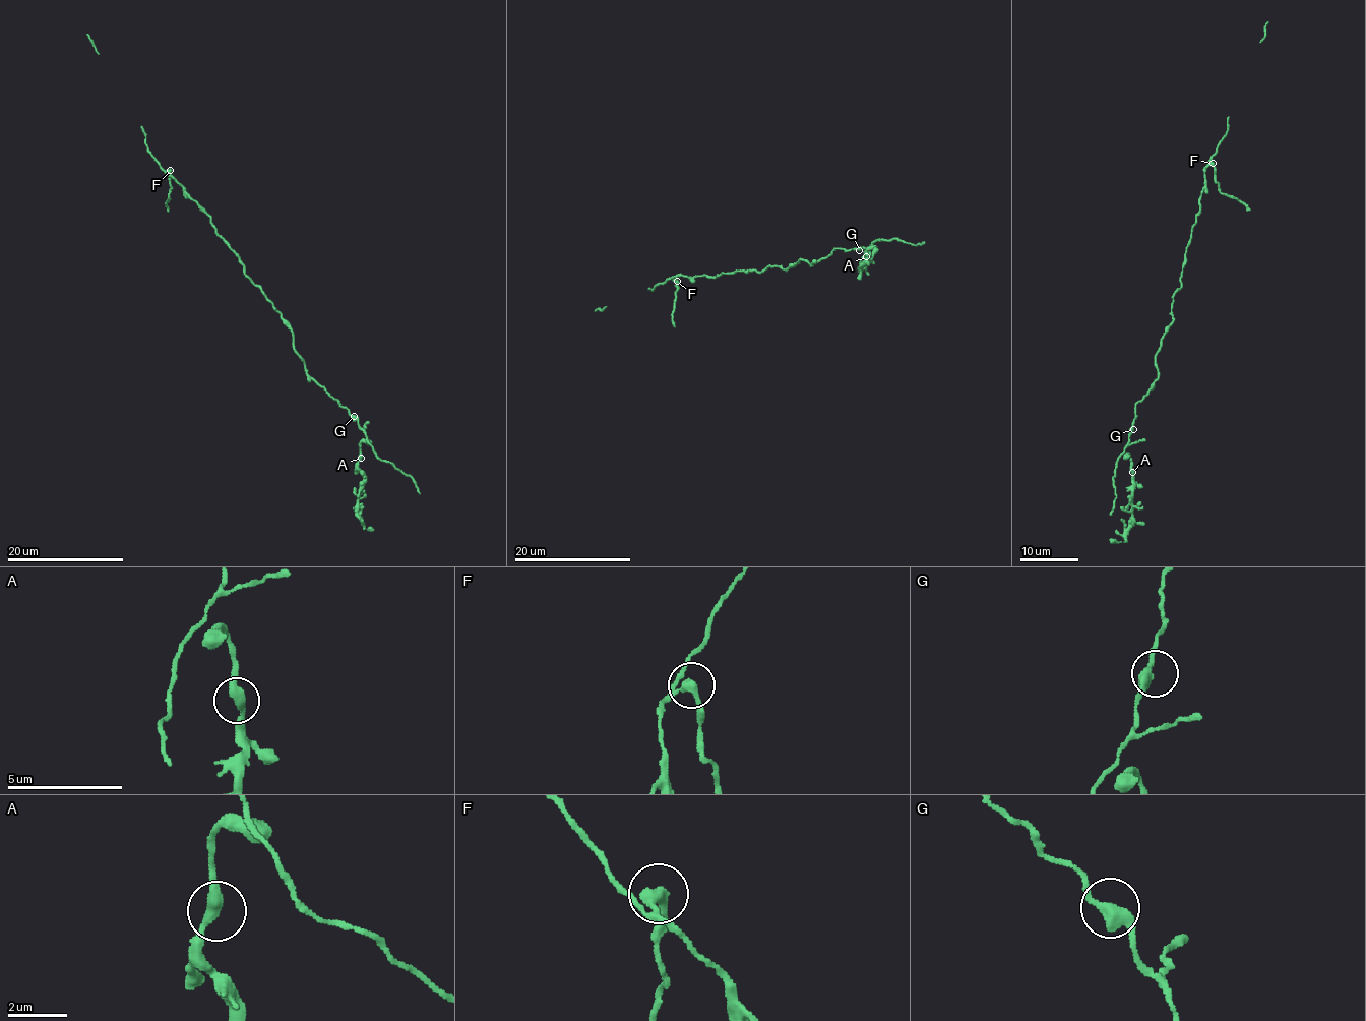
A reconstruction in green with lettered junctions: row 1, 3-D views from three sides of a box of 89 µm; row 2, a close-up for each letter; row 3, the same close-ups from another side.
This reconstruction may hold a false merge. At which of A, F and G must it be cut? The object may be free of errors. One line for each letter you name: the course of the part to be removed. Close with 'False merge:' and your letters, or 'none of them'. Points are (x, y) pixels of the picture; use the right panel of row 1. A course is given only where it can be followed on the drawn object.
F: (1213, 163), (1219, 190), (1240, 201), (1249, 211)
False merge: F

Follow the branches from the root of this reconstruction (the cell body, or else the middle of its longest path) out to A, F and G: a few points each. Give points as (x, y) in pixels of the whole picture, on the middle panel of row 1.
A: (766, 268), (770, 265), (787, 269), (801, 259), (811, 265), (836, 248), (872, 245), (866, 256)
F: (766, 268), (760, 273), (752, 269), (723, 272), (715, 277), (702, 275), (691, 278), (680, 275), (677, 282)
G: (766, 268), (770, 265), (787, 269), (801, 259), (811, 265), (836, 248), (859, 250)

